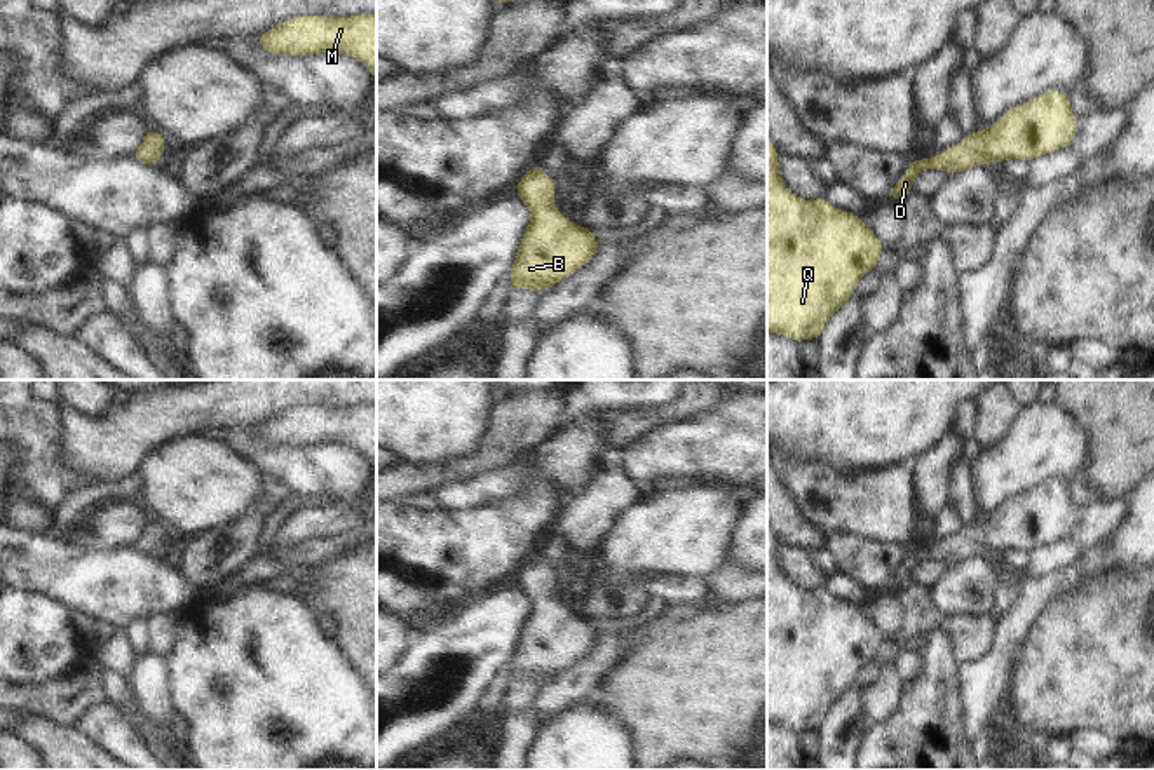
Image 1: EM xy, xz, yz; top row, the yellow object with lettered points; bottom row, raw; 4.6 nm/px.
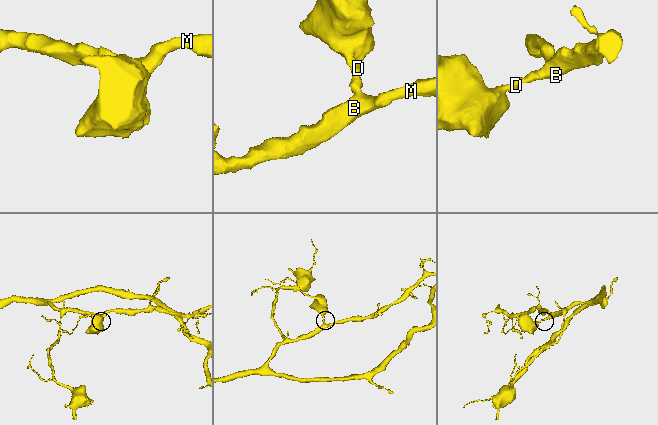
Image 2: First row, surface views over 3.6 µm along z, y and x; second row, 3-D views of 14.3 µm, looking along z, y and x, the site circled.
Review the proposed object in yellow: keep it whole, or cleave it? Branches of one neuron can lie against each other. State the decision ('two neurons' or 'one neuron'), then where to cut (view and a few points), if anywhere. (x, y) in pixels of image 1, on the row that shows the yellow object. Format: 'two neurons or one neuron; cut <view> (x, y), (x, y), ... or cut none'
one neuron; cut none

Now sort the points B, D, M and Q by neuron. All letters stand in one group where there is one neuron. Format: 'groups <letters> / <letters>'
groups B D M Q

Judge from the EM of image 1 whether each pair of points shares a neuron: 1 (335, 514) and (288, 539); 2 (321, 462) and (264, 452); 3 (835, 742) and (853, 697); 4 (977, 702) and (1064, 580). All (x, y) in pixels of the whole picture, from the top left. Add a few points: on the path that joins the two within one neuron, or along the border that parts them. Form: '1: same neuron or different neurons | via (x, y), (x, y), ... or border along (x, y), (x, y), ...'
1: same neuron | via (323, 521), (300, 526)
2: same neuron | via (307, 462), (278, 462)
3: same neuron | via (839, 732), (849, 708)
4: same neuron | via (992, 671), (1006, 650), (1013, 626), (1032, 605)

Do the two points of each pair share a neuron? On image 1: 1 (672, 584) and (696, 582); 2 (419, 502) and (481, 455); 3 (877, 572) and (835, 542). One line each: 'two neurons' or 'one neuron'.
1: one neuron
2: two neurons
3: one neuron

